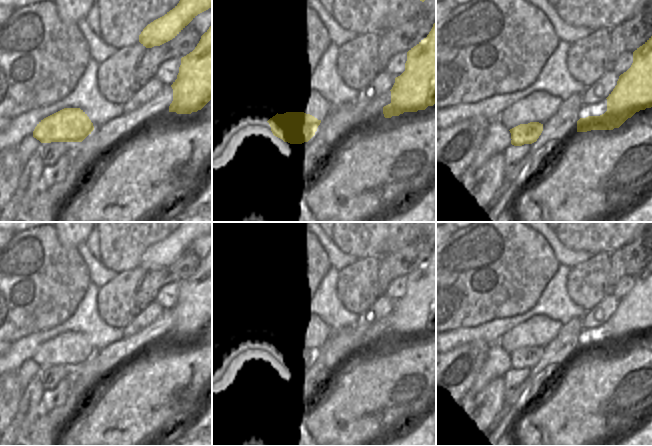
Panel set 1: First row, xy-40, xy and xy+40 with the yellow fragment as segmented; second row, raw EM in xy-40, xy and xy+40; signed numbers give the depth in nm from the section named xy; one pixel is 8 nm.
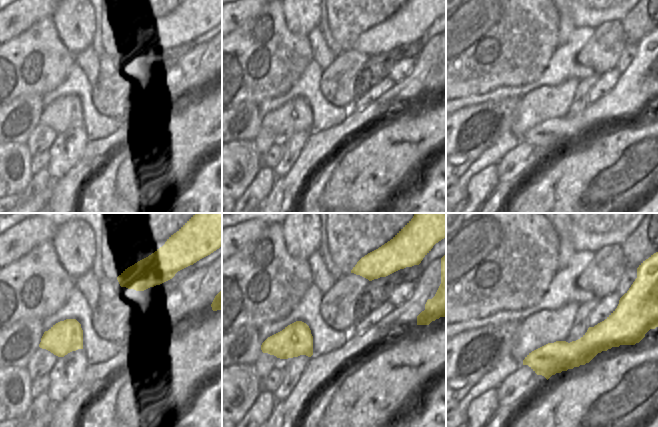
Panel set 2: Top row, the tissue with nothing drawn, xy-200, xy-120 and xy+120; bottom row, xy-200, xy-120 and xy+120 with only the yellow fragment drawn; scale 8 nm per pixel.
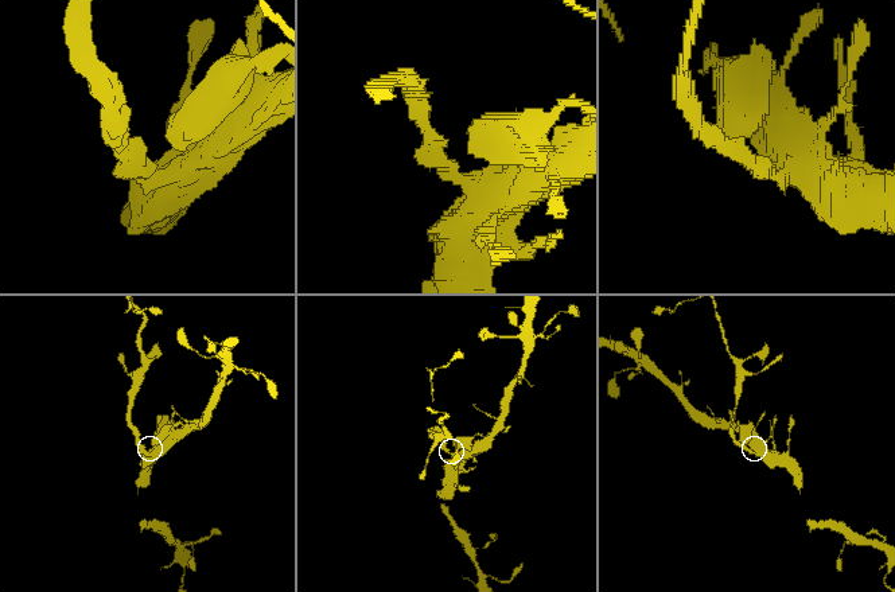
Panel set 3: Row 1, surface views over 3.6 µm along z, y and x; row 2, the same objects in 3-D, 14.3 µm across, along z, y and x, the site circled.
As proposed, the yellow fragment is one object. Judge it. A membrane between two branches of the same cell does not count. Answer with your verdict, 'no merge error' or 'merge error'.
merge error

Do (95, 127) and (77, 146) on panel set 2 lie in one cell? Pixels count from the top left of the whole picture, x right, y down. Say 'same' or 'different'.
different

